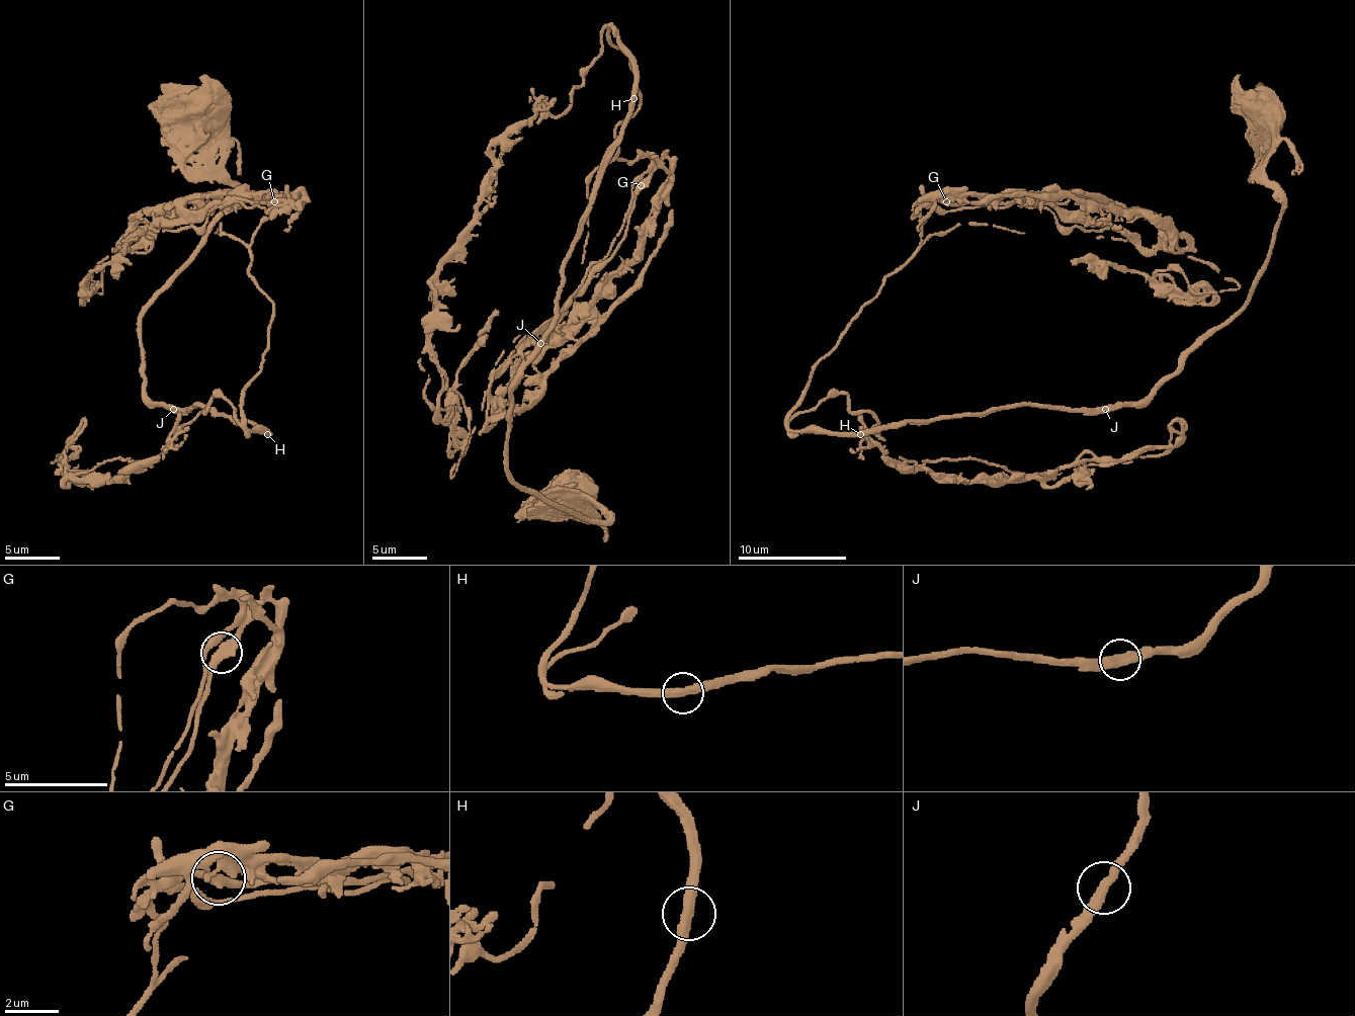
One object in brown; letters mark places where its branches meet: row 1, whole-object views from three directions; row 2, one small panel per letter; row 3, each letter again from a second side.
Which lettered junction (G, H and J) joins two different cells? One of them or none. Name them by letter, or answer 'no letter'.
no letter

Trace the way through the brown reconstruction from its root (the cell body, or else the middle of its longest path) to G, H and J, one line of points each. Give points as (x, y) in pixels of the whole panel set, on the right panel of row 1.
G: (1261, 112), (1282, 199), (1269, 262), (1144, 399), (794, 431), (814, 365), (917, 248), (917, 210), (947, 202)
H: (1261, 112), (1264, 177), (1282, 199), (1269, 262), (1253, 294), (1144, 399), (1097, 409), (1021, 404), (860, 434)
J: (1261, 112), (1269, 142), (1264, 177), (1282, 199), (1282, 216), (1253, 294), (1144, 399), (1116, 401), (1105, 409)

